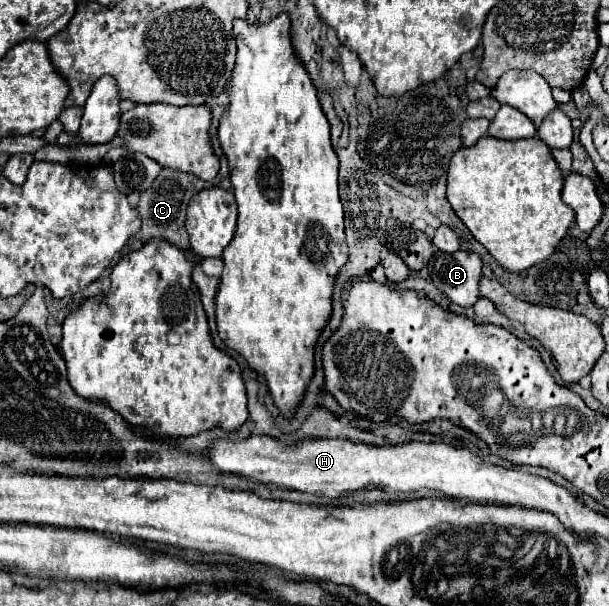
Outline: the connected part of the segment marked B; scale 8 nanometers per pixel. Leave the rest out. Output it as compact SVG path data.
M436 252L428 262L430 278L458 306L474 306L480 298L478 282L482 278L482 260L474 252Z

